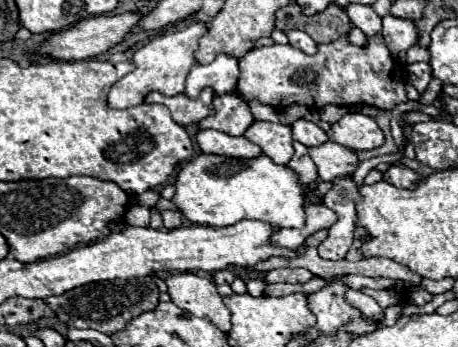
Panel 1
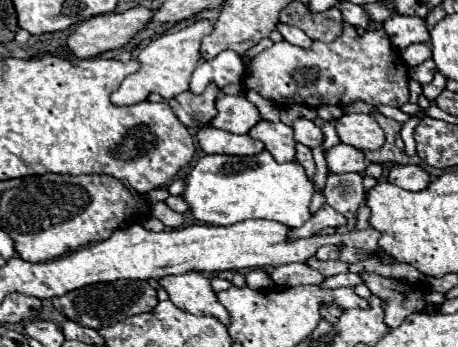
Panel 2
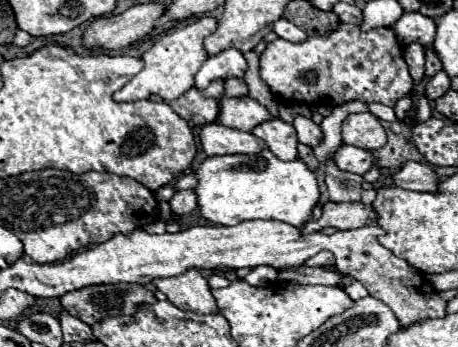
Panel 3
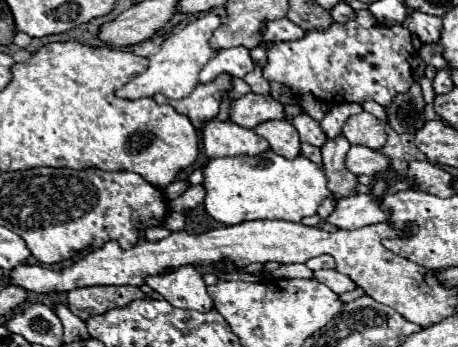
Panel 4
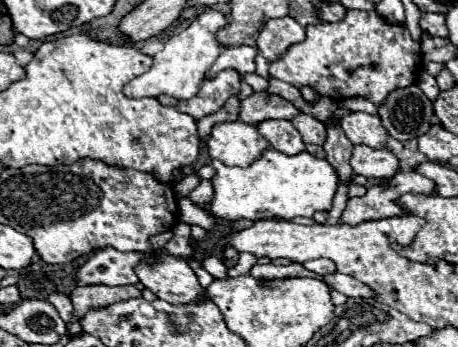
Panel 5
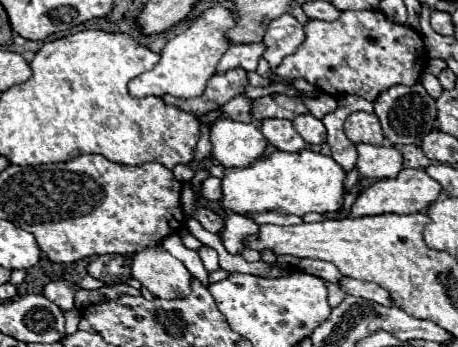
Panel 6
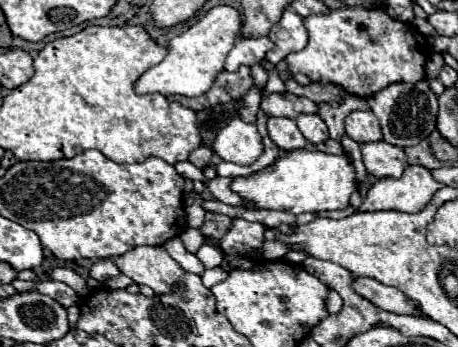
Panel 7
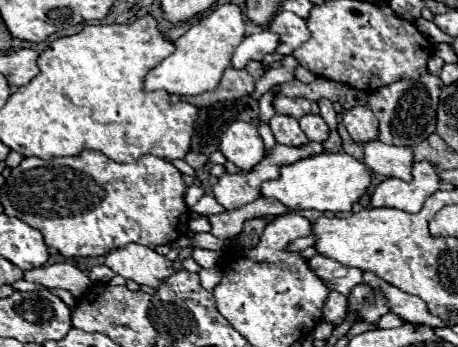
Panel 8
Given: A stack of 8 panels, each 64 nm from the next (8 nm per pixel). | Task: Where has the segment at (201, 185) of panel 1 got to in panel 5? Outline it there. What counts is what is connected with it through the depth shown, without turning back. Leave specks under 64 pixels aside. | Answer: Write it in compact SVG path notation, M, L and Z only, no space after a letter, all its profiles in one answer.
M264 150L262 156L246 168L226 166L220 160L212 160L210 166L216 170L210 180L214 186L210 212L228 222L242 218L254 222L262 218L292 220L296 216L312 216L318 210L332 208L332 198L338 188L336 170L326 160L318 160L308 152L284 156L278 150Z

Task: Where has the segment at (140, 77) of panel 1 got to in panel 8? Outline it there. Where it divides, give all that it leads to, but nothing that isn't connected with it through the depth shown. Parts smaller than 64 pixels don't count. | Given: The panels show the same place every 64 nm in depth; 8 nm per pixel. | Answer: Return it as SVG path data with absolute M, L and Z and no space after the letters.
M224 4L214 8L196 26L192 26L186 34L174 40L176 50L146 74L142 90L146 92L166 90L168 94L180 94L180 96L196 96L214 90L222 78L222 72L230 66L232 52L236 50L244 34L246 34L246 22L238 6Z

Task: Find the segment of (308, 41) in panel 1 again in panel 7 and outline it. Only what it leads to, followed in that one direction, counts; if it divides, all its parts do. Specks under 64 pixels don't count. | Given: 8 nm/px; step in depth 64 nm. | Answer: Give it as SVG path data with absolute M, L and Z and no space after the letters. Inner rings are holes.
M286 10L280 22L270 28L268 38L274 42L274 48L266 54L266 60L272 66L278 66L278 62L284 60L290 52L298 52L306 46L308 32L304 28L302 18L296 12ZM276 68L268 70L268 84L264 88L264 94L274 94L274 92L282 92L284 90L284 80L280 80L280 76L276 74Z

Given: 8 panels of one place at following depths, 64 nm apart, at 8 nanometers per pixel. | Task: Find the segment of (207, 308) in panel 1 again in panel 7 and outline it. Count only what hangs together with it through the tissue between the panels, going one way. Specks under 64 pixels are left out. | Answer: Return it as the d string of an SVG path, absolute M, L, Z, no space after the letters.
M140 246L118 256L116 266L136 284L150 286L154 294L172 294L184 282L184 270L162 246Z

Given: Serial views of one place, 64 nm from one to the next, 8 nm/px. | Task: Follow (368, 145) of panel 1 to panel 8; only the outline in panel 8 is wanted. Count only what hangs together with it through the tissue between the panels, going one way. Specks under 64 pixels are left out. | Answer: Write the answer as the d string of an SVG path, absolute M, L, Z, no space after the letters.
M354 106L348 112L344 112L342 124L352 136L352 140L358 144L366 144L378 138L378 120L366 106Z

